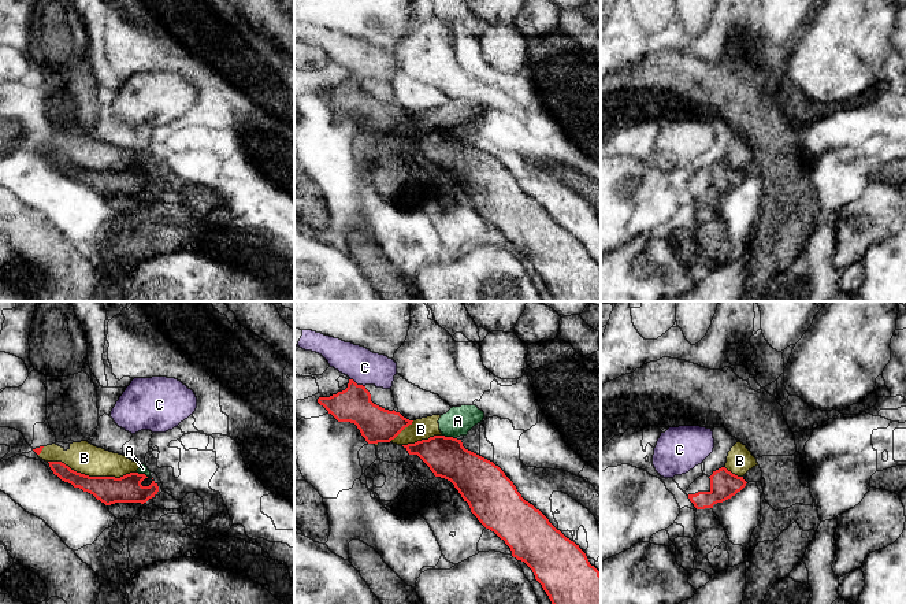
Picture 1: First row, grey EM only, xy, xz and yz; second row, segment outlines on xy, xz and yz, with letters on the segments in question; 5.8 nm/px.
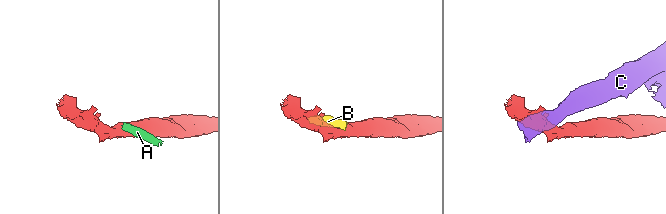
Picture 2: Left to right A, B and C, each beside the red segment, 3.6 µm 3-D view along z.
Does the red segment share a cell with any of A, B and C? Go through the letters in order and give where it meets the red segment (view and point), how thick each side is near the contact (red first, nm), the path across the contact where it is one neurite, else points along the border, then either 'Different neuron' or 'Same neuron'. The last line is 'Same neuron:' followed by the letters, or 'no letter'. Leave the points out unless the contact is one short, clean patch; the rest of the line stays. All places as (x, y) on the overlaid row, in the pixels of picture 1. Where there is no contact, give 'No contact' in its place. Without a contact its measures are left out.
A: Touches red at xz (449, 437). Thickness 240 nm (red) against 170 nm. Boundary: xz (442, 434), (456, 438). Different neuron
B: Touches red at xy (92, 477). Thickness 160 nm (red) against 180 nm. Different neuron
C: Touches red at xz (356, 384). Thickness 200 nm (red) against 200 nm. Boundary: xz (351, 378), (364, 386). Different neuron
Same neuron: no letter

